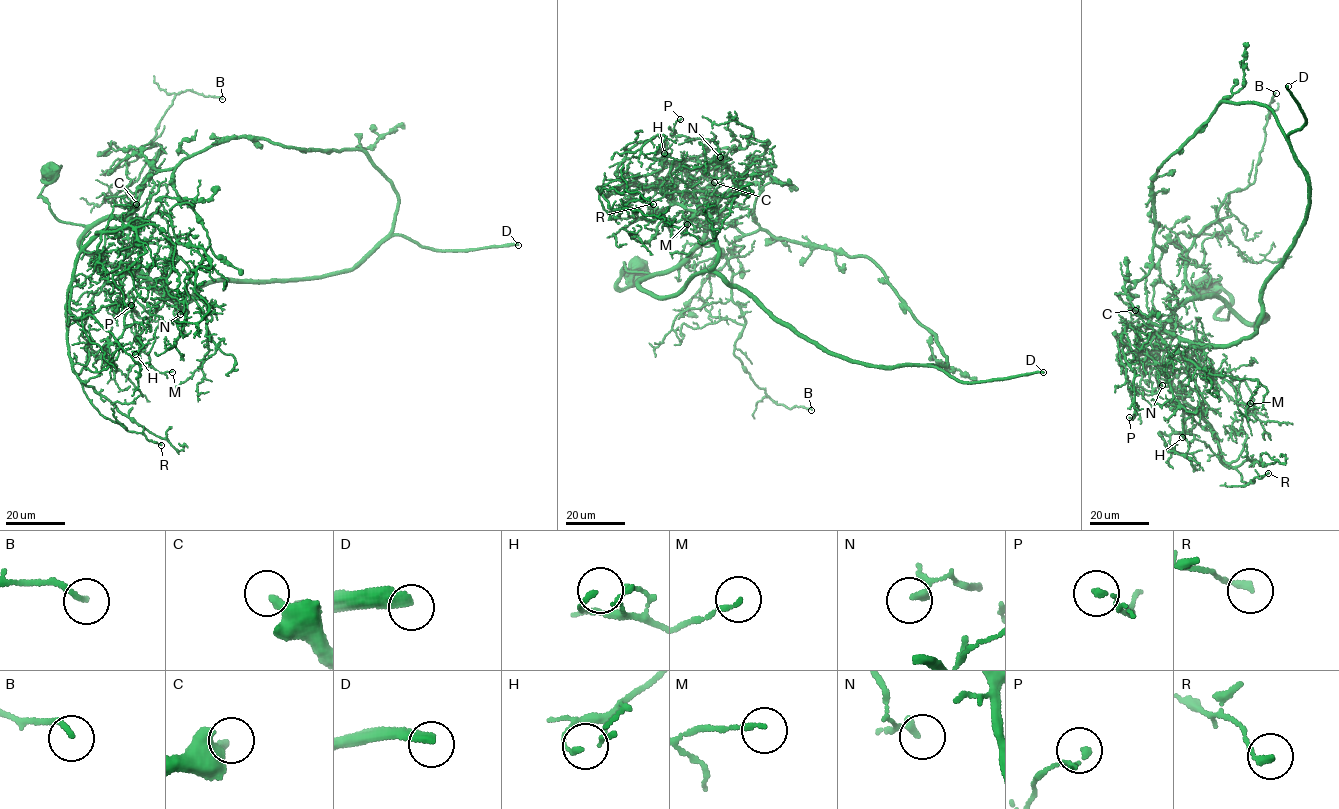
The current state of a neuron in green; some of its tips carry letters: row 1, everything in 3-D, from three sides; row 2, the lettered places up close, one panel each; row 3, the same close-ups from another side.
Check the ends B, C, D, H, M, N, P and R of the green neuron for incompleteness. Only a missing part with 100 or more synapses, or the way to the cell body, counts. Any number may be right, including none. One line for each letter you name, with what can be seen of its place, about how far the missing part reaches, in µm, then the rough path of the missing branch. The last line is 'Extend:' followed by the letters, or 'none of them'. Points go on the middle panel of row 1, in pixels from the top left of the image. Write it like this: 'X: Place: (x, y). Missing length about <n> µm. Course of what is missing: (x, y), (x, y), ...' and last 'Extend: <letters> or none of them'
D: Place: (1043, 372). Missing length about 300 µm
Extend: D

